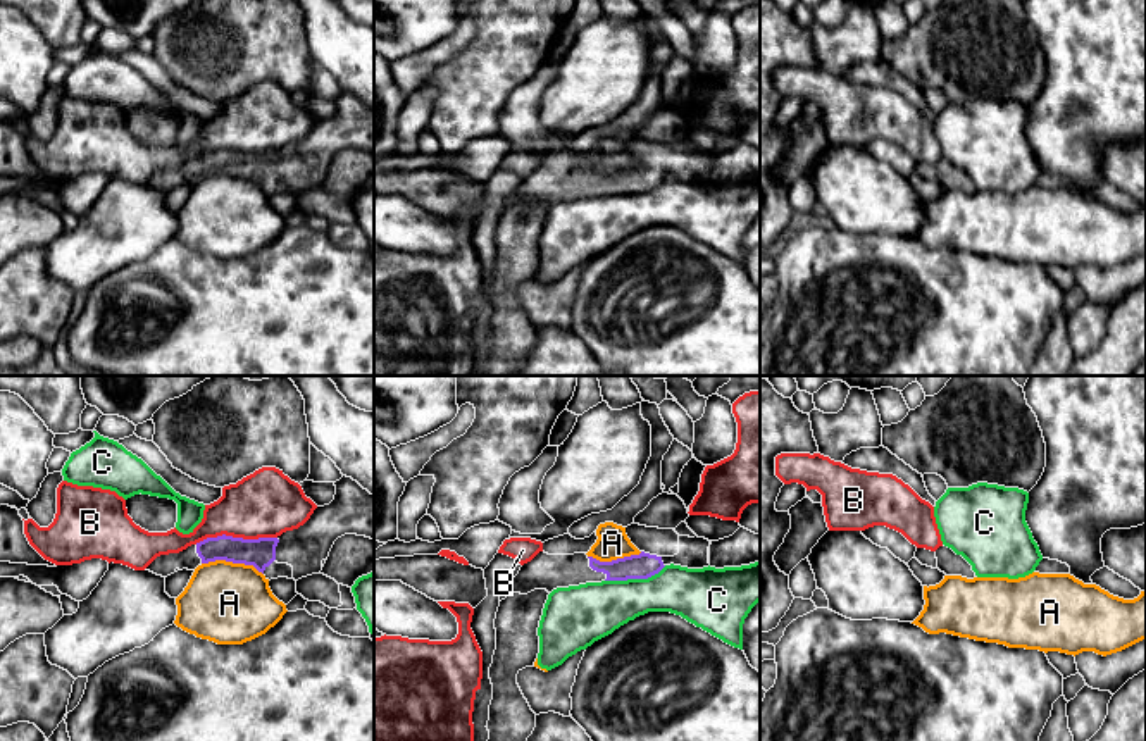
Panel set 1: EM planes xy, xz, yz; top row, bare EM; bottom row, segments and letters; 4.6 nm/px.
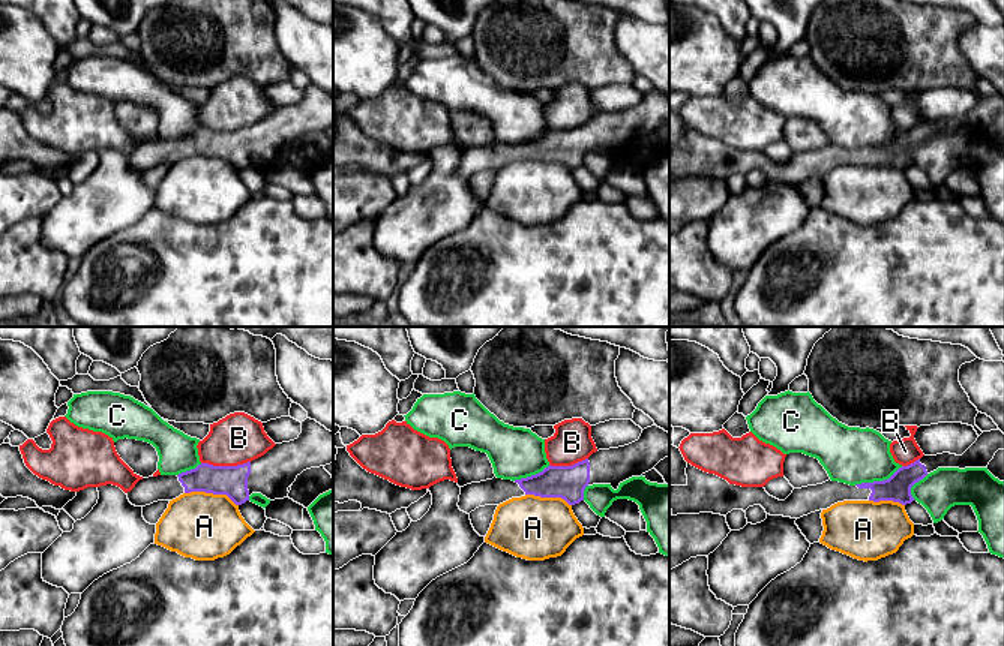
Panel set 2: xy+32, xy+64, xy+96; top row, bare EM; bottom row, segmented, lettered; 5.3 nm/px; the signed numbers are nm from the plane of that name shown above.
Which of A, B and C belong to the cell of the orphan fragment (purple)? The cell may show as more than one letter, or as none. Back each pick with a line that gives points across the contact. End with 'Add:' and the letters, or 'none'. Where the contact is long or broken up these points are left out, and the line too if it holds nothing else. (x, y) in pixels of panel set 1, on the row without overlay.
Add: none

